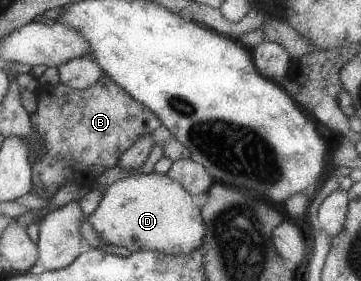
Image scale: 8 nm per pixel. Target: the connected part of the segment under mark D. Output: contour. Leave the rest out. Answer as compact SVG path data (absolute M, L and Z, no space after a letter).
M154 171L130 174L129 177L118 179L106 186L98 206L86 219L105 243L124 247L131 253L150 250L165 255L185 255L200 246L205 231L201 209L192 203L191 194L188 194L180 184L170 180L167 174L156 174Z

